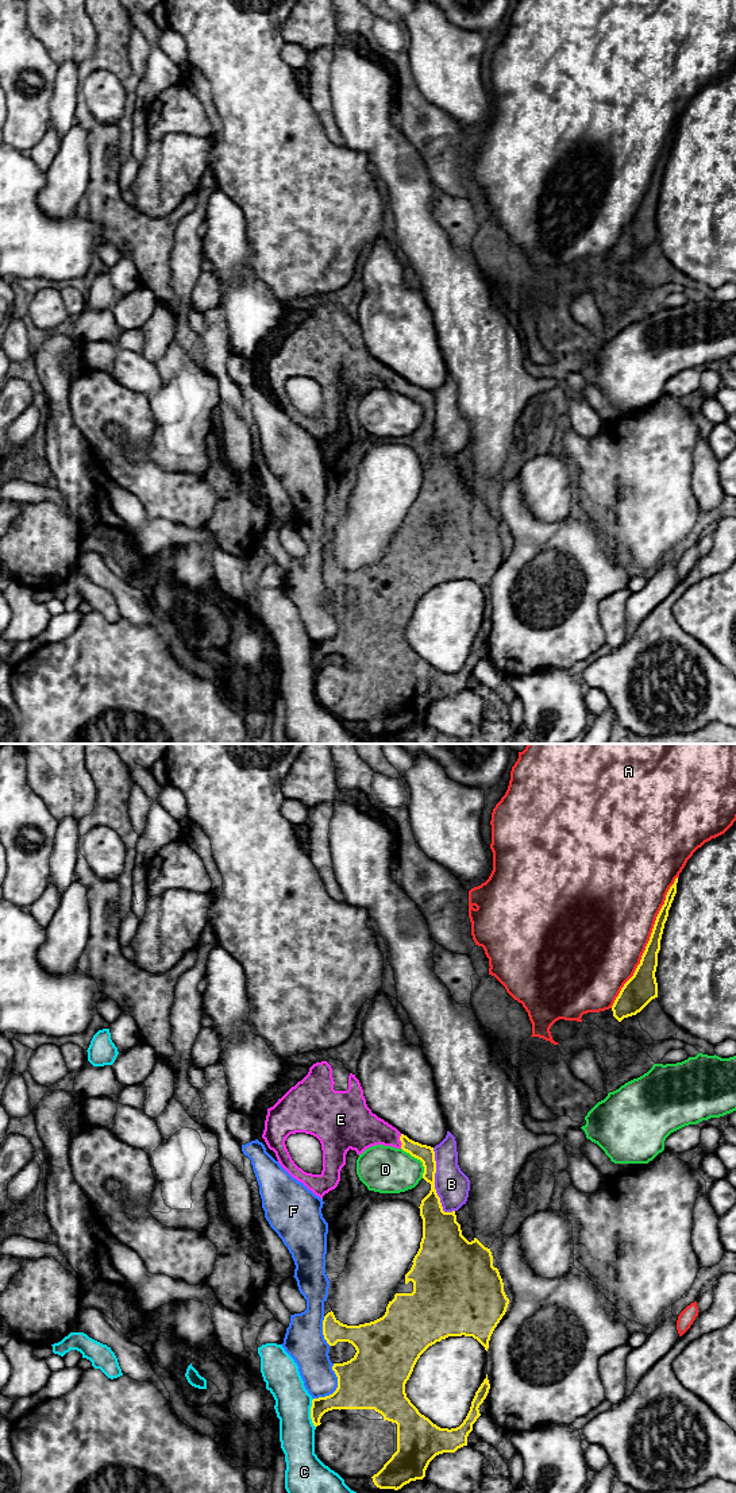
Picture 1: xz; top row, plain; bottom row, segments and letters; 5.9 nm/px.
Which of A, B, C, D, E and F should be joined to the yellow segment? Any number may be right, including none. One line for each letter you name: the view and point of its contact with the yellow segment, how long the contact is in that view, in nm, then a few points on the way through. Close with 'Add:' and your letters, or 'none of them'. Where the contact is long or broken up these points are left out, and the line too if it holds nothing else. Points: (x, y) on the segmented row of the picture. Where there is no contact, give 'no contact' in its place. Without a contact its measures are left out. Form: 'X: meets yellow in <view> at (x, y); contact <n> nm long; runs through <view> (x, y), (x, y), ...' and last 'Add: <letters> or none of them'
E: meets yellow in xz at (400, 1139); contact 90 nm long; runs through xz (426, 1154), (400, 1139), (374, 1130), (359, 1129)
Add: E

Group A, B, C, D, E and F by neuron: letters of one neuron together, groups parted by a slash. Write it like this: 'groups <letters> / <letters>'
groups A / B / C / D / E / F

